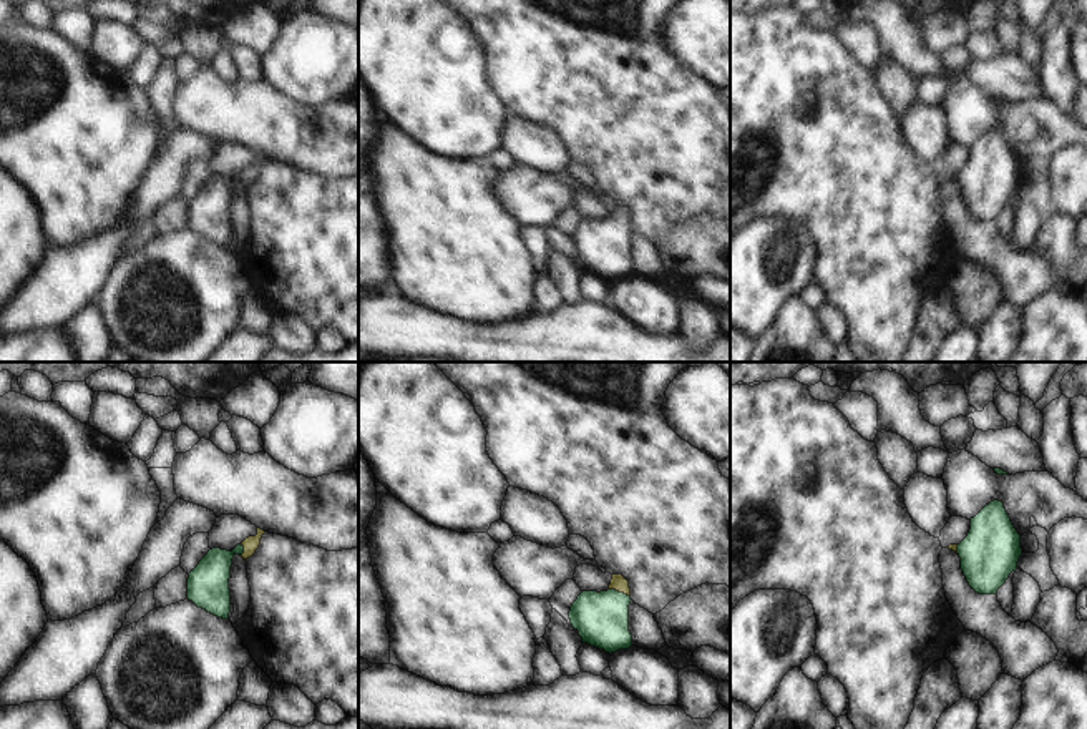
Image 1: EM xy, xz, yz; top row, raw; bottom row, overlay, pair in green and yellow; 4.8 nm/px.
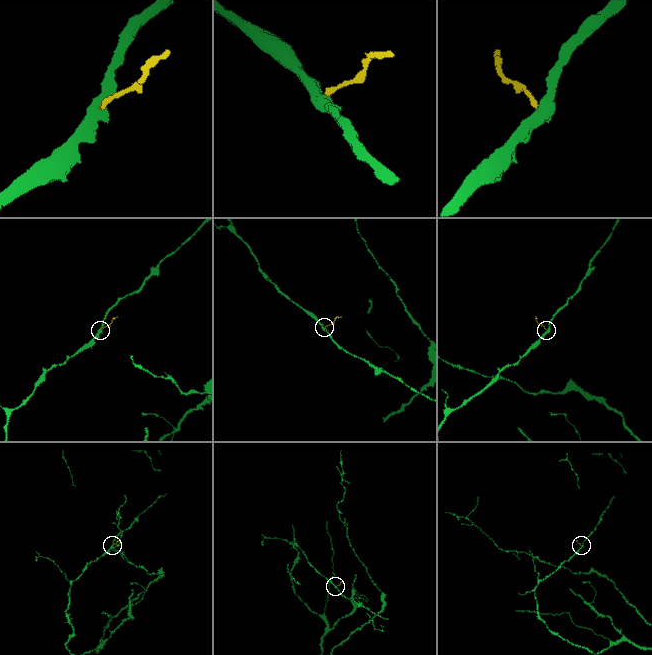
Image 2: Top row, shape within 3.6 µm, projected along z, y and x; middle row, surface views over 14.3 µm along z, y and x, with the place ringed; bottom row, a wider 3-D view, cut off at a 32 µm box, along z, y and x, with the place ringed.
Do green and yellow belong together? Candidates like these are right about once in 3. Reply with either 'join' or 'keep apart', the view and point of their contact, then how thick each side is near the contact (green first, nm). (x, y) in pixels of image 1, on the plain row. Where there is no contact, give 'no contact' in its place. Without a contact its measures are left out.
join | xz (619, 221) | 260/80 nm

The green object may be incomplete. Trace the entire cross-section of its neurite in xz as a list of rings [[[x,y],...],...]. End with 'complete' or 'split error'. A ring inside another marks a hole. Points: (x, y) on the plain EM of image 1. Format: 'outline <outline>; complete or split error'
outline [[[612,203],[607,219],[582,219],[573,231],[569,247],[579,259],[582,271],[616,281],[632,274],[629,259],[629,209],[622,203]]]; split error

